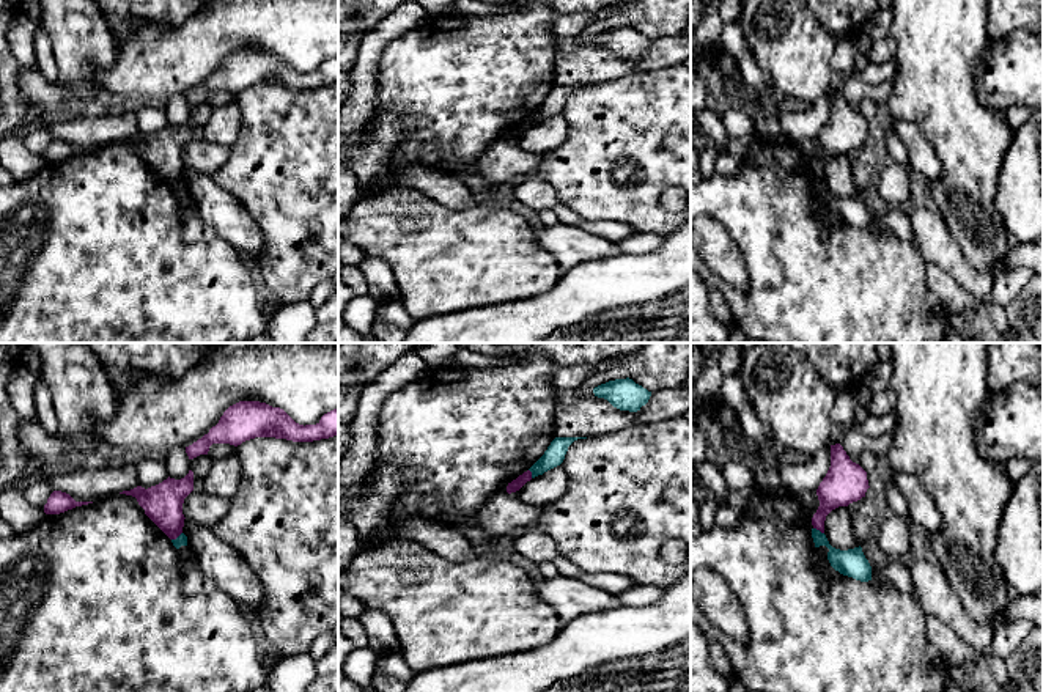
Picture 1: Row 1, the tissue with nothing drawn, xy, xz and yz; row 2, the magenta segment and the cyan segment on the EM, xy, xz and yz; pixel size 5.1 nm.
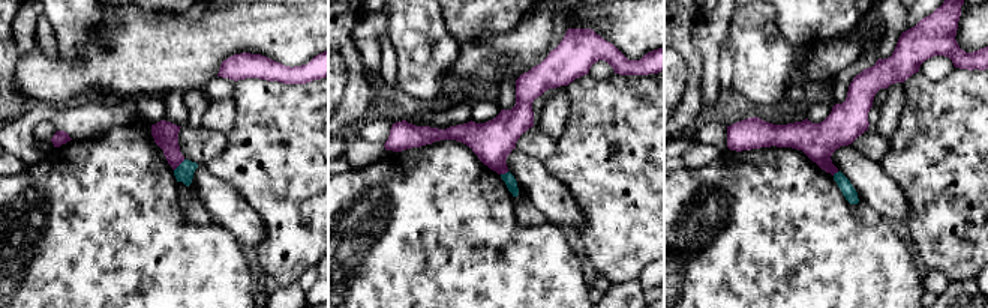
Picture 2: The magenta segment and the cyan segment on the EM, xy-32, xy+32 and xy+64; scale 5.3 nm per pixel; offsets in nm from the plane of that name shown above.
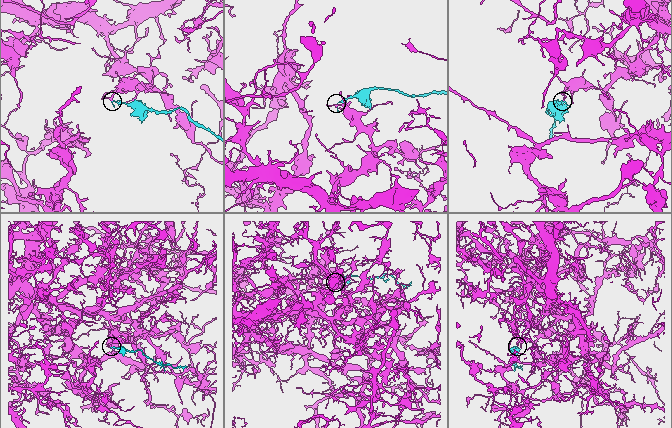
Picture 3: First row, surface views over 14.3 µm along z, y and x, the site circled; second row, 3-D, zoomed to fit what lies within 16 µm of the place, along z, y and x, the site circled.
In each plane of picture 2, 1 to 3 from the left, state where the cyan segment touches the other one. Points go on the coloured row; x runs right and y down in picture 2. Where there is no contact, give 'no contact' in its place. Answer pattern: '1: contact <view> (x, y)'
1: contact xy-32 (179, 164)
2: contact xy+32 (504, 173)
3: contact xy+64 (835, 172)

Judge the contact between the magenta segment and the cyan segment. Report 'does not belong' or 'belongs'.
does not belong

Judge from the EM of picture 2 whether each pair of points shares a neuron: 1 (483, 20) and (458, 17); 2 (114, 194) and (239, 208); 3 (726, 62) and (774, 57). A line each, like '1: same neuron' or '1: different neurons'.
1: same neuron
2: different neurons
3: different neurons

